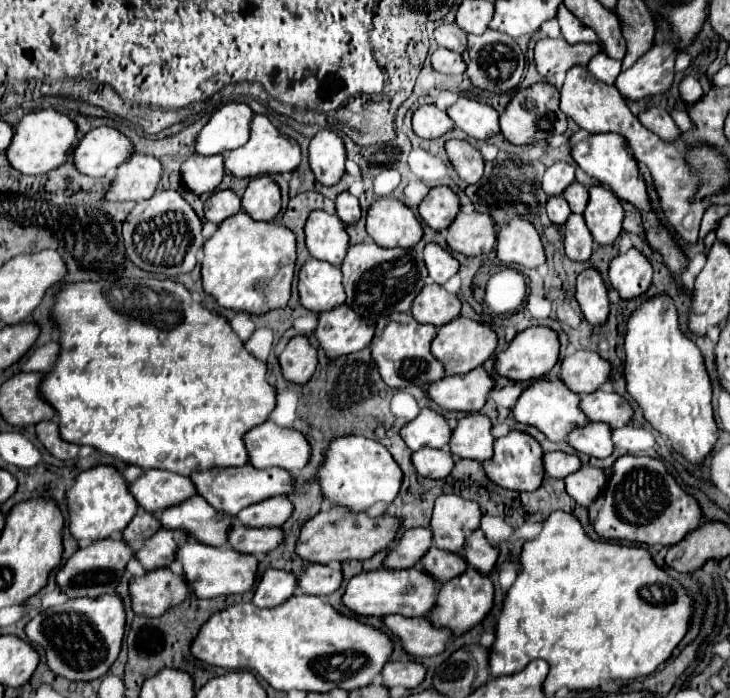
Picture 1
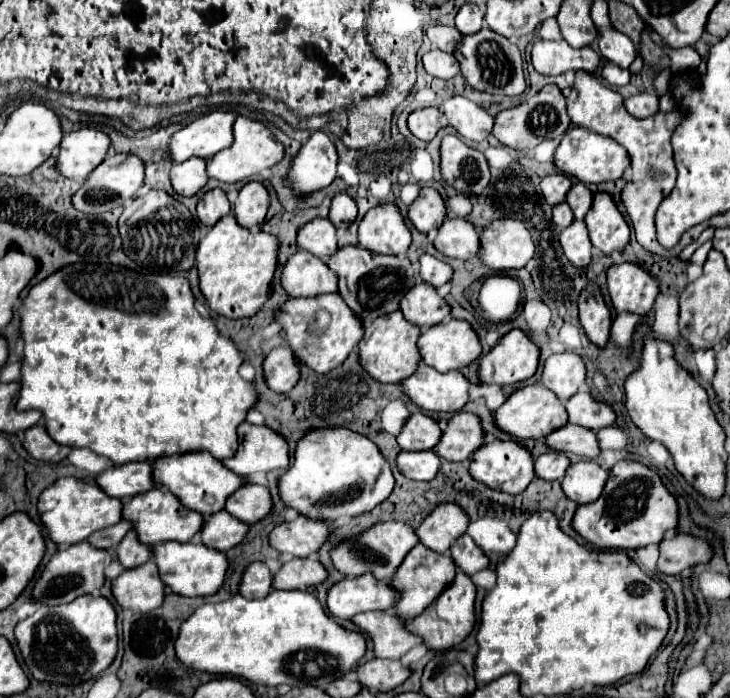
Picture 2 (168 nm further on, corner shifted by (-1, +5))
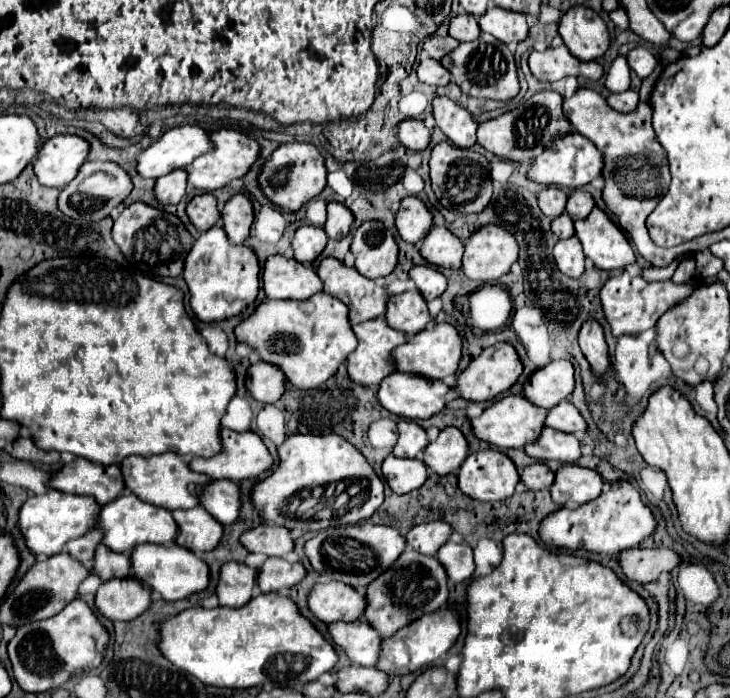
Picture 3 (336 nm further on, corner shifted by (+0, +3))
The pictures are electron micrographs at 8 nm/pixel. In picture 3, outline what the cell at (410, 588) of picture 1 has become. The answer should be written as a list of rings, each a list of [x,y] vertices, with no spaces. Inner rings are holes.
[[[339,581],[315,583],[307,595],[309,611],[323,623],[355,621],[365,611],[365,595]]]

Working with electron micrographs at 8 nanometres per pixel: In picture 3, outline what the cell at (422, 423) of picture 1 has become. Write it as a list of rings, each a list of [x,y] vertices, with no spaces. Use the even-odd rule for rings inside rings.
[[[407,419],[397,421],[397,445],[393,447],[395,457],[407,457],[407,459],[417,459],[421,457],[423,449],[427,447],[427,435],[425,431]]]

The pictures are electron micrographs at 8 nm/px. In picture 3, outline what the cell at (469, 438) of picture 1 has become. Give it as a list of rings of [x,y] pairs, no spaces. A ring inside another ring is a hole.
[[[447,427],[423,451],[423,463],[435,475],[455,473],[467,457],[467,441],[457,427]]]

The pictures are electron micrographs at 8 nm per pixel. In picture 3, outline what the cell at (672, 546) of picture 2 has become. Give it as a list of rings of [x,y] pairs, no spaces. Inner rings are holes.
[[[641,547],[621,551],[617,555],[617,561],[623,569],[623,575],[629,581],[637,581],[641,585],[655,581],[661,571],[671,571],[681,563],[681,559],[671,549],[641,549]]]

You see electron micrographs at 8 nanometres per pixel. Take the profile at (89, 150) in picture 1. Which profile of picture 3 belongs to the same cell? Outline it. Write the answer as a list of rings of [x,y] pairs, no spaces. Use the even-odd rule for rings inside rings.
[[[55,135],[39,145],[35,161],[31,161],[35,177],[45,187],[65,187],[77,169],[85,163],[89,143],[77,135]]]

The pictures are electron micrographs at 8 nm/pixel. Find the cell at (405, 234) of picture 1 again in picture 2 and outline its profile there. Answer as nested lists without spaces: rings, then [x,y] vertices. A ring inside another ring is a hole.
[[[394,201],[372,207],[358,227],[358,245],[384,255],[406,253],[412,243],[410,229]]]

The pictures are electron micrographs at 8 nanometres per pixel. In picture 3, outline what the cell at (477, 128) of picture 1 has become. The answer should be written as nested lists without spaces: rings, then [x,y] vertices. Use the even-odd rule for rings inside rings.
[[[449,97],[433,99],[433,117],[437,127],[445,133],[445,137],[459,149],[469,149],[475,145],[477,123],[469,117],[467,109]]]

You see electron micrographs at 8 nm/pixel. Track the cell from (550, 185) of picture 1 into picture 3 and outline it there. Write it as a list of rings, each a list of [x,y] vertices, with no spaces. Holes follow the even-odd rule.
[[[547,187],[539,193],[539,209],[549,217],[555,219],[565,211],[565,203],[567,203],[567,195],[561,189],[555,187]]]

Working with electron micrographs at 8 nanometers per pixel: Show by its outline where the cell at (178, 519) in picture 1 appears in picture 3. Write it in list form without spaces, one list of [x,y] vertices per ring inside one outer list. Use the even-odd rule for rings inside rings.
[[[129,491],[101,507],[97,521],[95,521],[95,529],[99,529],[103,533],[101,543],[107,545],[115,553],[129,553],[139,543],[169,543],[177,535],[171,511],[143,503],[137,495],[133,495]]]

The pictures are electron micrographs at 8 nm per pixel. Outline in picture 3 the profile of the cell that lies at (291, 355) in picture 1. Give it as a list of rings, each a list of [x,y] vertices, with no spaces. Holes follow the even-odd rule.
[[[255,363],[247,371],[247,391],[259,403],[275,403],[285,391],[285,375],[271,363]]]

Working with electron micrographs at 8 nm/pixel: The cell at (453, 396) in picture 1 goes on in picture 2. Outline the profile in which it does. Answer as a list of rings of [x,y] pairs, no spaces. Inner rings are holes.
[[[420,363],[418,371],[404,383],[404,393],[426,411],[460,411],[468,401],[470,381],[460,371],[432,371],[426,363]]]

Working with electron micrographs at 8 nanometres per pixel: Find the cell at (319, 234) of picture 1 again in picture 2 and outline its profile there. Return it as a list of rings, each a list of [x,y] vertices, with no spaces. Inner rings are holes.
[[[316,217],[298,231],[298,245],[320,259],[334,255],[338,251],[336,227],[332,225],[330,219]]]

